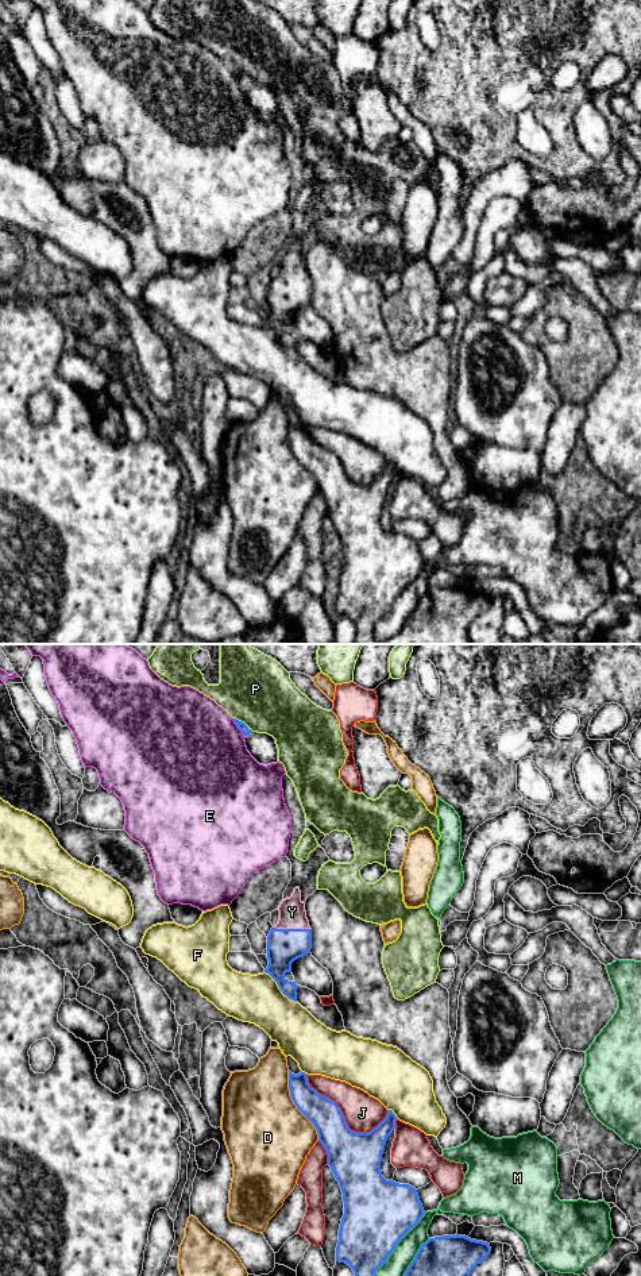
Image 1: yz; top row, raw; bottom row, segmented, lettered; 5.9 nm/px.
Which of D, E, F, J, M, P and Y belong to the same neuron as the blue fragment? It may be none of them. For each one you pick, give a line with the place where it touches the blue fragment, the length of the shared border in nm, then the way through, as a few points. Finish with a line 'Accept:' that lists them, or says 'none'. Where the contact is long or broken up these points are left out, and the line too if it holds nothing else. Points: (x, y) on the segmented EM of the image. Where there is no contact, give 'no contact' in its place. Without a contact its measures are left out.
Y: yz (292, 929) | 220 nm
Accept: Y

